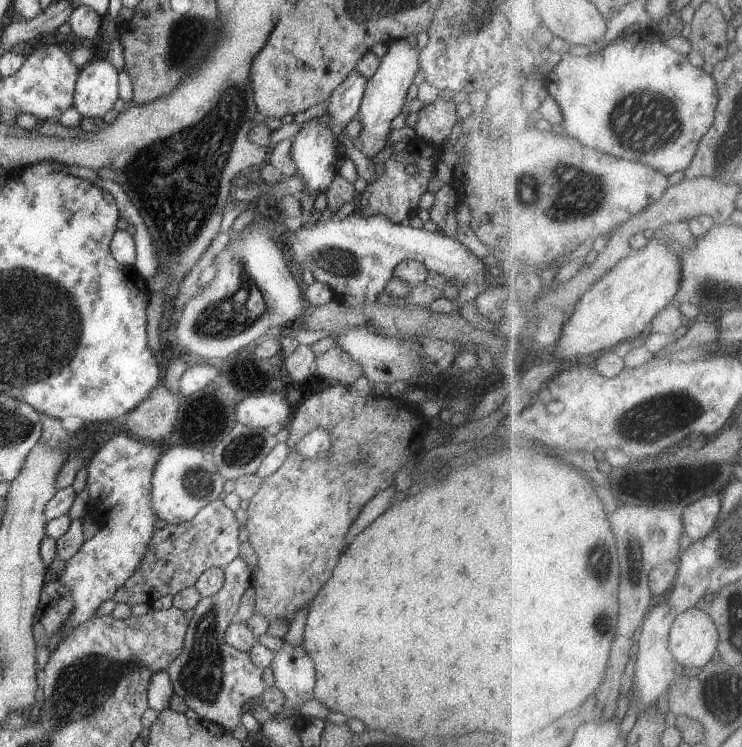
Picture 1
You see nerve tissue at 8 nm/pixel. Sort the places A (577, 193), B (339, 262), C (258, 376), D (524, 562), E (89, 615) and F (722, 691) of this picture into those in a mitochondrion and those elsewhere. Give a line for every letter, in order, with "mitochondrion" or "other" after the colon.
A: mitochondrion
B: mitochondrion
C: other
D: other
E: other
F: other

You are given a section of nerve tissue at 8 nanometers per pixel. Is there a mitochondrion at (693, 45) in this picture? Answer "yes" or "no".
no

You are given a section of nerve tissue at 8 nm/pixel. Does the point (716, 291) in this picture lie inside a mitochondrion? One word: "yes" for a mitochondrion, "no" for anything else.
yes

